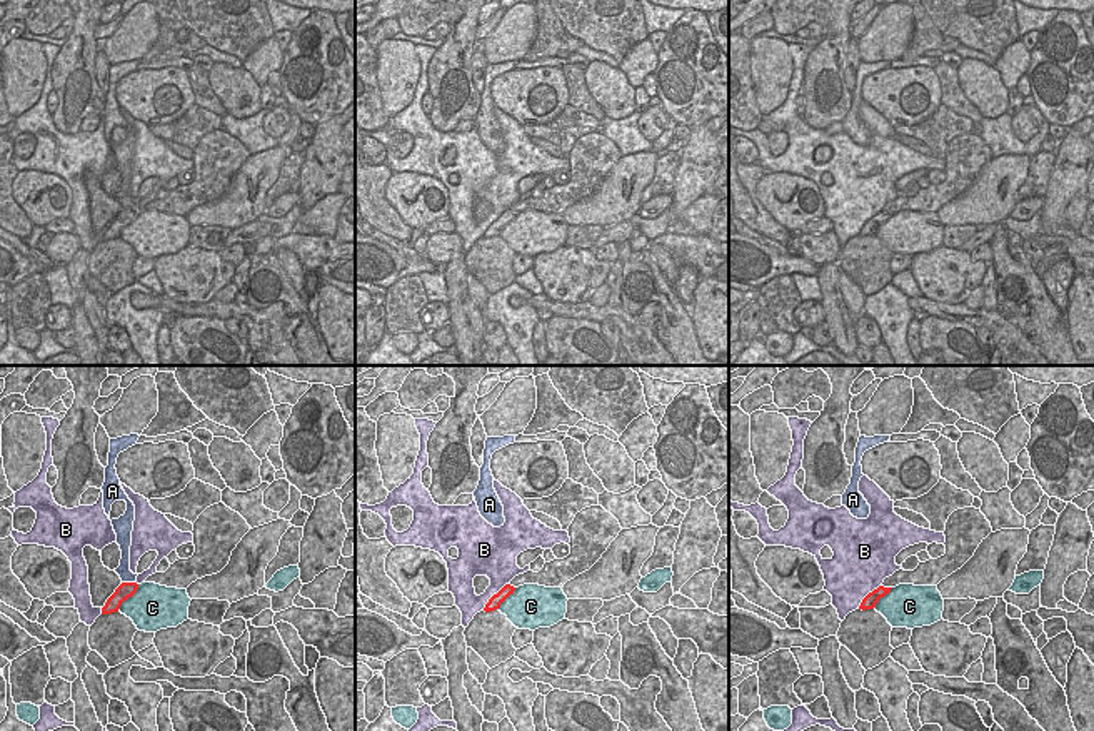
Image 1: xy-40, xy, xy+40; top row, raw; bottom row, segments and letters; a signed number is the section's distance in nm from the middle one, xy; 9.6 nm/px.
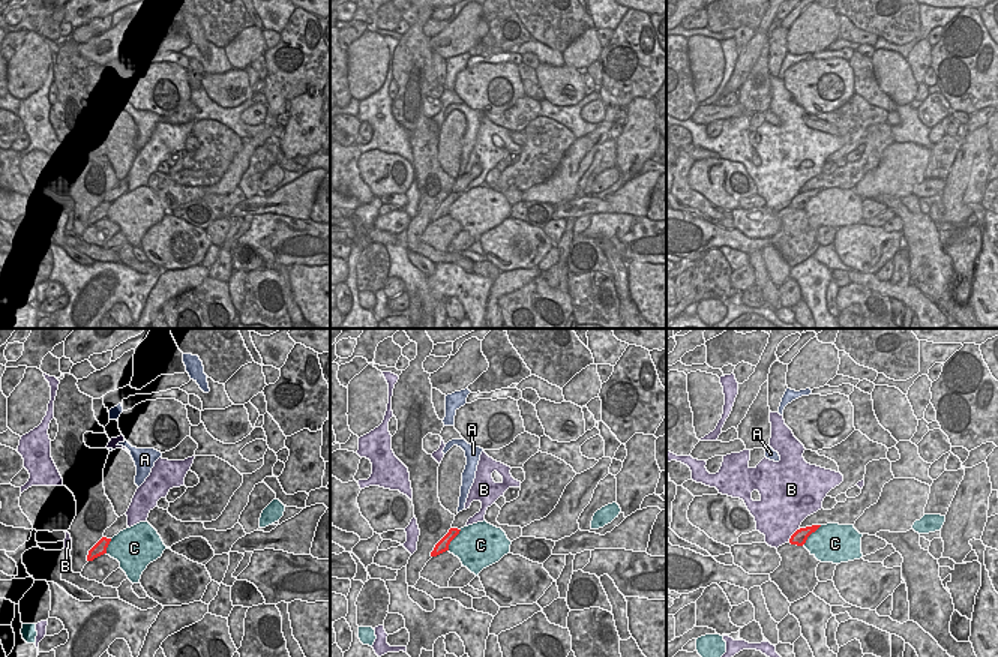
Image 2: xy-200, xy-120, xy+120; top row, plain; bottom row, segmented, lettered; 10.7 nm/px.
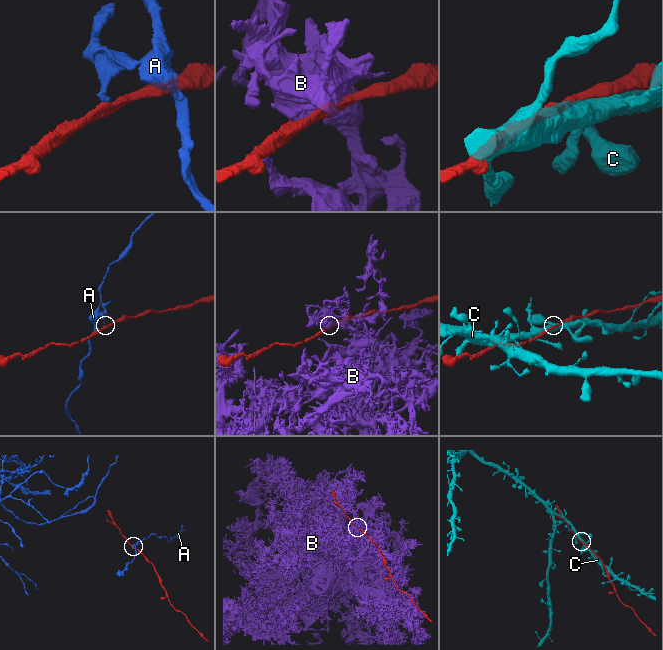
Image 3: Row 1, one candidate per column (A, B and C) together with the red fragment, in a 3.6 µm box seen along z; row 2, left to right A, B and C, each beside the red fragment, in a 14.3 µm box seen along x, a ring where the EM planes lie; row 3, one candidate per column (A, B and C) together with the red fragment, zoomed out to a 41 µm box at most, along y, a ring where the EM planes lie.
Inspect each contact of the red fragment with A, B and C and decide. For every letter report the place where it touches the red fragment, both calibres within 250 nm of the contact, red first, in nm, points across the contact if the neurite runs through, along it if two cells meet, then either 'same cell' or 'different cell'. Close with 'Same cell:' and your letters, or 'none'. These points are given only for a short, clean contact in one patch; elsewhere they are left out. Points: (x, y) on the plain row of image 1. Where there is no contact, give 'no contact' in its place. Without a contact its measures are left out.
A: xy-40 (129, 209) | 160/130 nm | different cell
B: xy (492, 222) | 130/240 nm | different cell
C: xy-40 (129, 222) | 160/440 nm | different cell
Same cell: none

